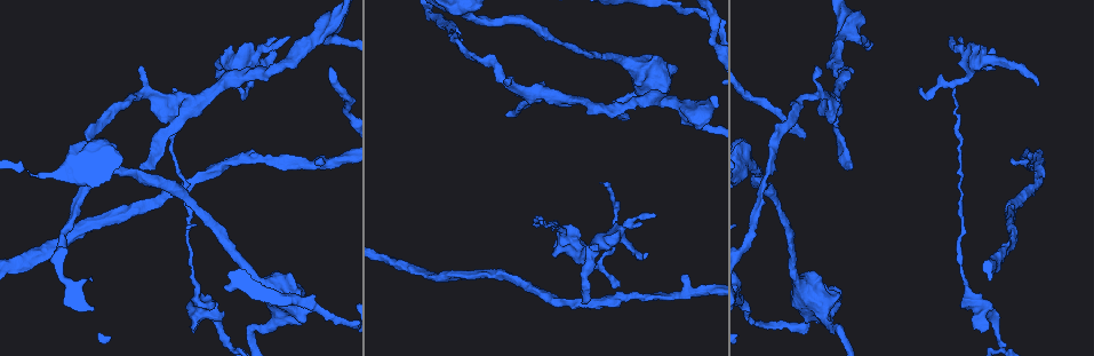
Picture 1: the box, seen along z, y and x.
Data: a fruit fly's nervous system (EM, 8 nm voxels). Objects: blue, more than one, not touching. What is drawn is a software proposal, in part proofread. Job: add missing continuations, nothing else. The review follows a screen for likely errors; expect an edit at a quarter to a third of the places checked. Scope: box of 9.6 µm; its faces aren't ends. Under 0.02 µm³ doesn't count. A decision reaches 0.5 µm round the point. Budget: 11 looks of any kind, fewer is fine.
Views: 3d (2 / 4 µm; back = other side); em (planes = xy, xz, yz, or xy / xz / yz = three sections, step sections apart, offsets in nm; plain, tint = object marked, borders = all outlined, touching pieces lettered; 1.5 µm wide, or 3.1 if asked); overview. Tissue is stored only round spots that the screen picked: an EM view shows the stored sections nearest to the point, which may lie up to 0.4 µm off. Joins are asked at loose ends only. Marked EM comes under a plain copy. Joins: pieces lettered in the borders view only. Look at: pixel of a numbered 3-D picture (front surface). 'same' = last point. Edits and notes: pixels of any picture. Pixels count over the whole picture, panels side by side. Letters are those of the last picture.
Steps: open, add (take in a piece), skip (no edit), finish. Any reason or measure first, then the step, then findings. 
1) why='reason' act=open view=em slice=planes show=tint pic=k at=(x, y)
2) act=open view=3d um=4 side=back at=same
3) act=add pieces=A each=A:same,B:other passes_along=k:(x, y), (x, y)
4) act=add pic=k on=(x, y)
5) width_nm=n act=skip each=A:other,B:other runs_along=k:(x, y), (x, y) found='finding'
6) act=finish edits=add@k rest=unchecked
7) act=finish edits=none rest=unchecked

why='an open end' act=open view=em slice=xz step=8 show=borders pic=1 at=(583, 303)

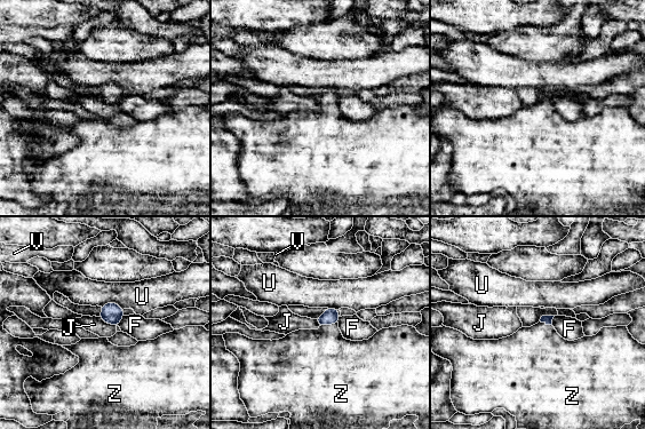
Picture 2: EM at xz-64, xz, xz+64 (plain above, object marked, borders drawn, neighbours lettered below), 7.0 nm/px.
act=open view=em slice=planes show=borders at=same

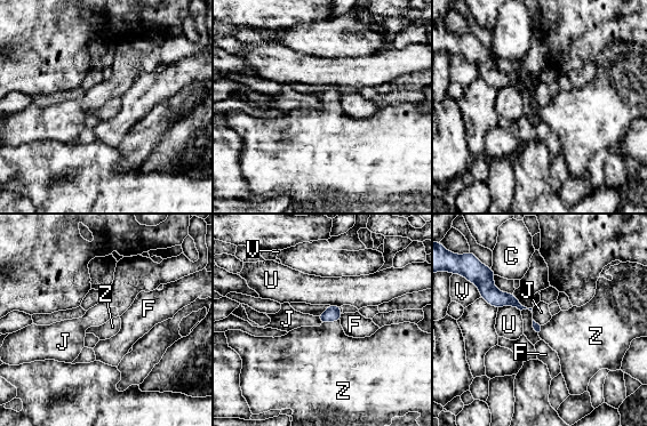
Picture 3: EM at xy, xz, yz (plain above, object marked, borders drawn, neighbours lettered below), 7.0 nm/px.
act=add pieces=Z each=C:other,F:other,J:other,U:other,V:other,Z:same passes_along=3:(333, 313), (330, 321), (324, 355) found='the neuron continues'

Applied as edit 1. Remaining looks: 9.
why='branch stops here' act=open view=3d um=2 pic=1 at=(684, 277)

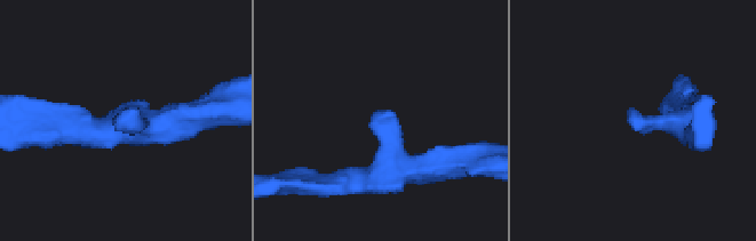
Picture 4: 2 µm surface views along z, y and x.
arm_widths_nm=190,240 act=open view=em slice=planes show=borders pic=4 at=(633, 109)

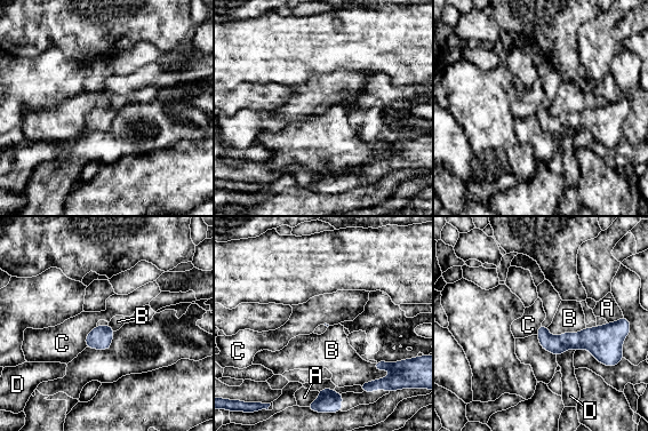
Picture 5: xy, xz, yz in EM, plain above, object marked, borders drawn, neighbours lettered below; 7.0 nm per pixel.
act=skip each=A:other,B:other,C:other,D:other border=5:(546, 327), (553, 335), (585, 327) found='no lettered piece goes on from it'

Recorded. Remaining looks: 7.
why='long arm stops here' act=open view=3d um=4 pic=1 at=(953, 88)

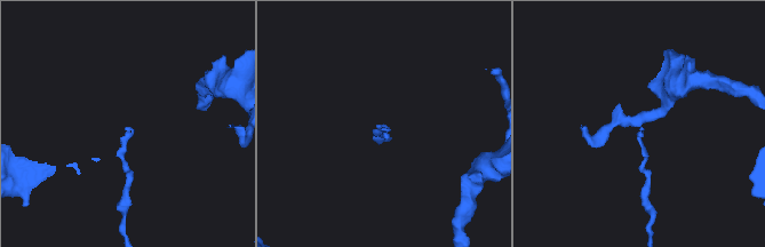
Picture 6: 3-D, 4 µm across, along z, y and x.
why='shape alone is not enough' act=open view=em slice=planes show=tint pic=6 at=(128, 128)

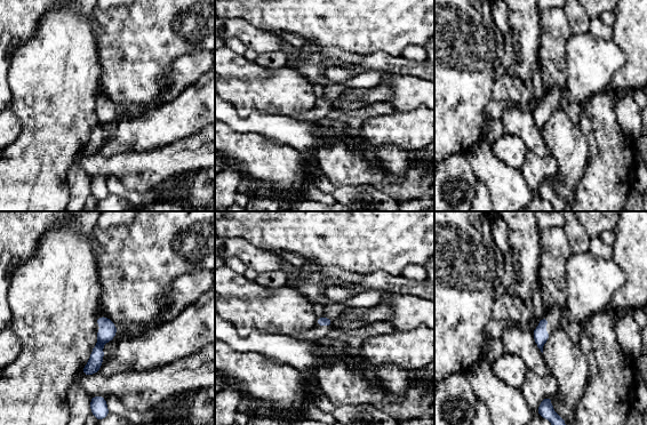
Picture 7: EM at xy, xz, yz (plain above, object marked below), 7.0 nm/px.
act=open view=em slice=planes show=borders at=same

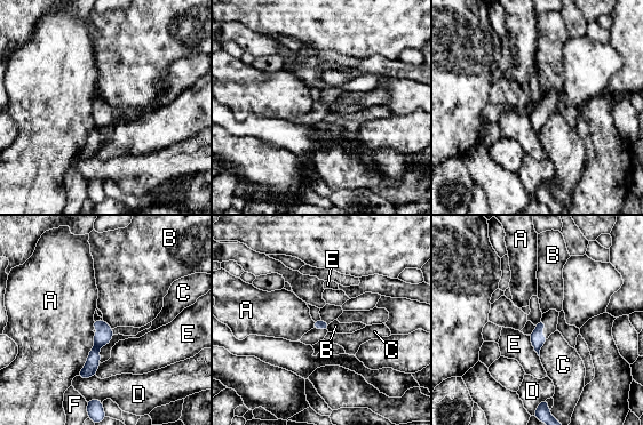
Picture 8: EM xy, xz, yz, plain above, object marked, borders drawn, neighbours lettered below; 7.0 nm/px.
act=skip each=A:other,B:other,C:other,D:other,E:other,F:other runs_along=8:(101, 322), (93, 363), (82, 375) found='none of them fits'

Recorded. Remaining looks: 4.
why='thin end' act=open view=3d um=4 pic=1 at=(919, 86)

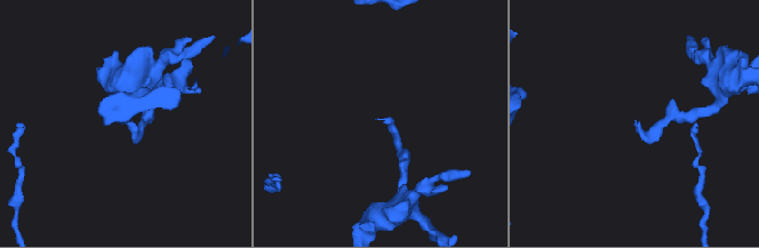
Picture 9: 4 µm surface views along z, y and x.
why='shape alone is not enough' act=open view=em slice=xz step=8 show=tint pic=9 at=(124, 122)

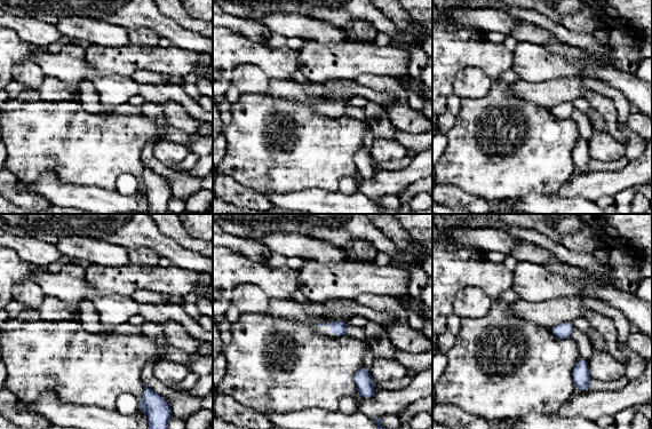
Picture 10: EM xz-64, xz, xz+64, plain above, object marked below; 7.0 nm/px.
act=open view=em slice=planes show=borders at=same

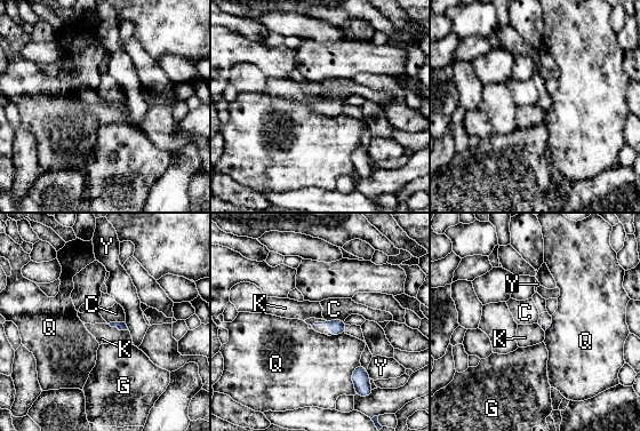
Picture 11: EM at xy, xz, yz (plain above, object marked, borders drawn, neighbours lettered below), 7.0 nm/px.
act=skip each=C:other,G:other,K:other,Q:other,Y:other border=11:(106, 324), (128, 330) found='no lettered piece goes on from it'

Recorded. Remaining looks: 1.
act=finish edits=add@3 rest=unchecked

